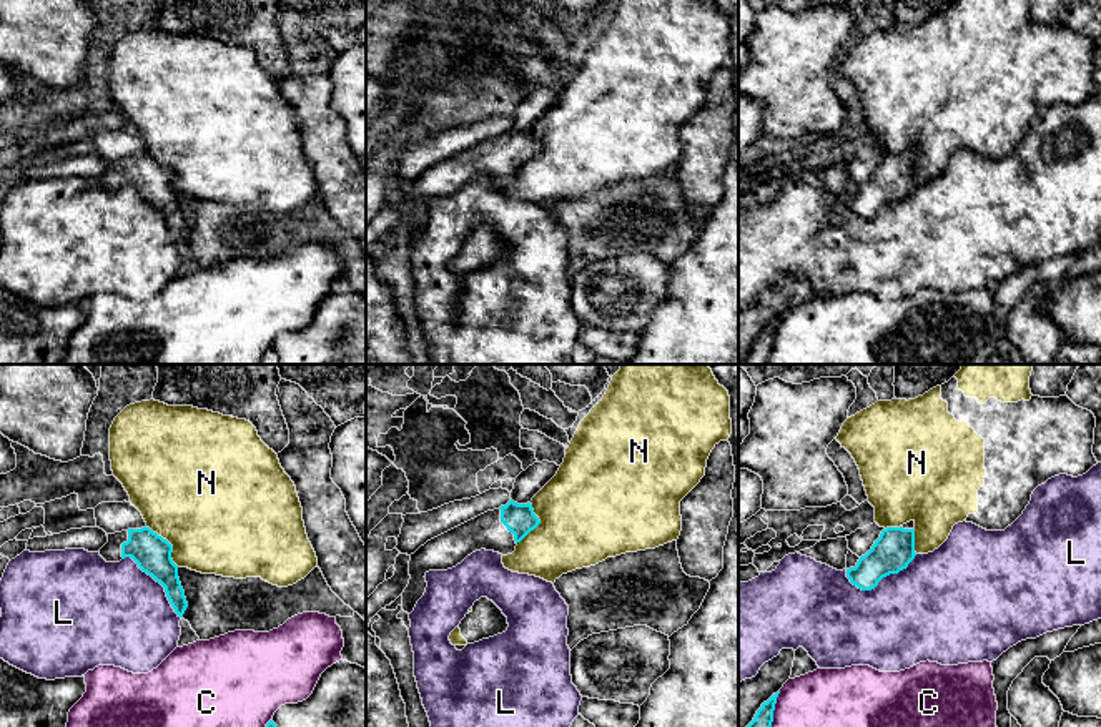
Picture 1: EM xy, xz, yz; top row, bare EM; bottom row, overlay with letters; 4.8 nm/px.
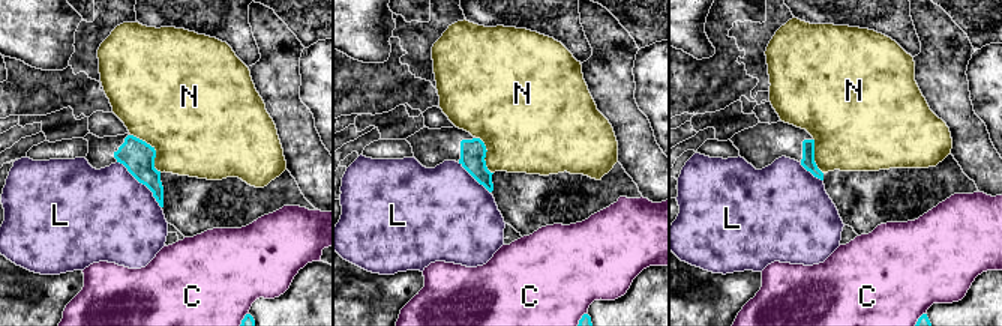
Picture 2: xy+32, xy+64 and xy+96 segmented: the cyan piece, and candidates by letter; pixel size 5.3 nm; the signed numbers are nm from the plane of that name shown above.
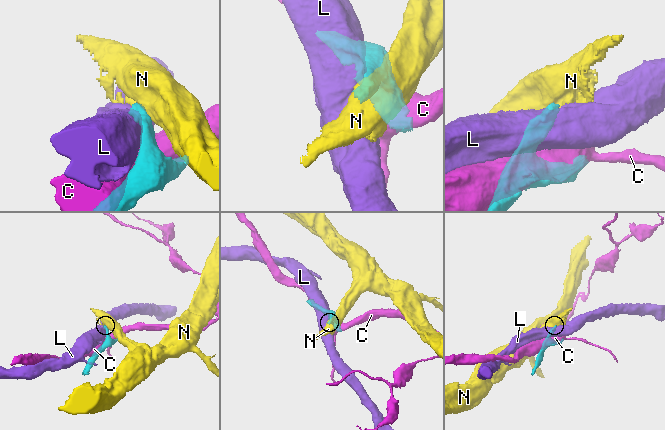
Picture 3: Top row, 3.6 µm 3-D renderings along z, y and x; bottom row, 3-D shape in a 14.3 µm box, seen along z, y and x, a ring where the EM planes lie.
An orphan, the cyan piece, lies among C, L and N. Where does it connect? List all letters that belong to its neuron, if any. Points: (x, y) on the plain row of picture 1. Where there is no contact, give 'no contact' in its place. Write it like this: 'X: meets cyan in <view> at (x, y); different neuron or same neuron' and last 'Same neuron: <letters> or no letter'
C: meets cyan in yz at (772, 341); different neuron
L: meets cyan in yz at (882, 205); different neuron
N: meets cyan in xy at (168, 170); different neuron
Same neuron: no letter

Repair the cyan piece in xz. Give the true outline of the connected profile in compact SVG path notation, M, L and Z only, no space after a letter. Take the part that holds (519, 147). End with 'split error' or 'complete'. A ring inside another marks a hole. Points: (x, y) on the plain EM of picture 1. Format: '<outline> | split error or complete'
M512 126L499 136L487 138L421 173L409 188L409 211L402 220L402 238L411 241L424 223L429 198L447 198L461 191L476 178L486 176L502 183L512 181L516 173L537 153L539 145L532 131Z | split error

